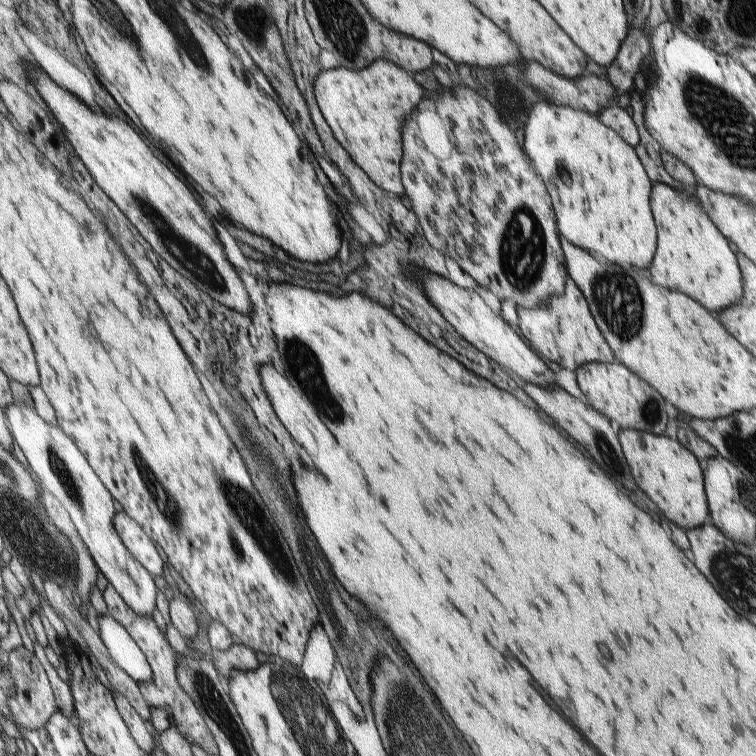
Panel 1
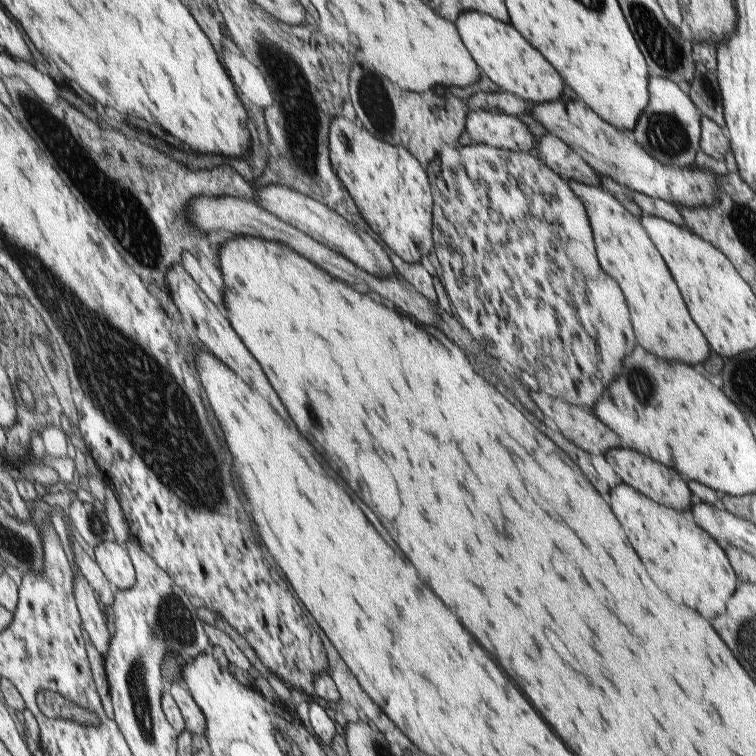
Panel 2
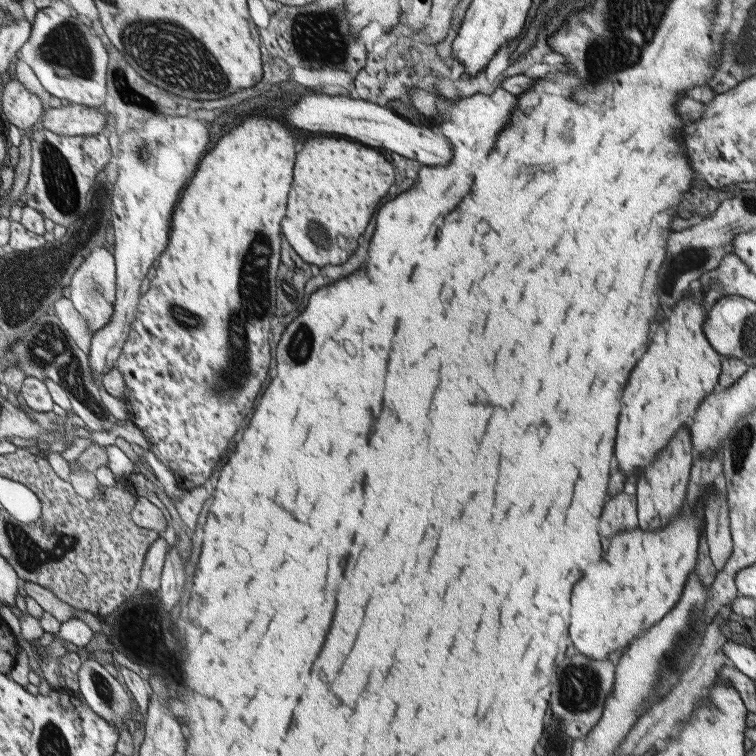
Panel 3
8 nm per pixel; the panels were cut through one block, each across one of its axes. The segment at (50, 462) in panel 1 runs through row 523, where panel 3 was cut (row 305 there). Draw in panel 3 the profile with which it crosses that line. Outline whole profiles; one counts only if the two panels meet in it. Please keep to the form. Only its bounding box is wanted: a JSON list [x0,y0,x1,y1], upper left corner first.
[69,245,118,333]

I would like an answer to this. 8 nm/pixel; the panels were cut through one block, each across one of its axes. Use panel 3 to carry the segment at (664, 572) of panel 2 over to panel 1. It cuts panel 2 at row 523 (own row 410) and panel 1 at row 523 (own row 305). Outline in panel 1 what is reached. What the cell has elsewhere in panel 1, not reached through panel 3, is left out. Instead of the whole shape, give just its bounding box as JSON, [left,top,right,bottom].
[617,429,709,534]

